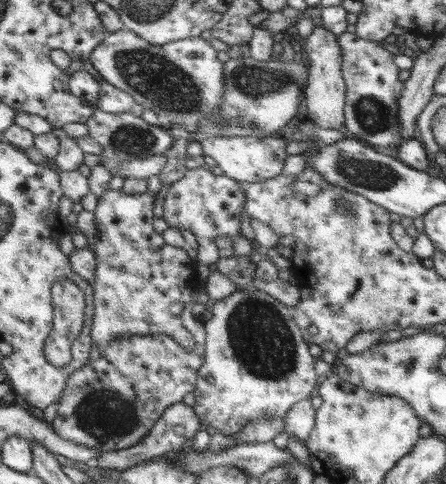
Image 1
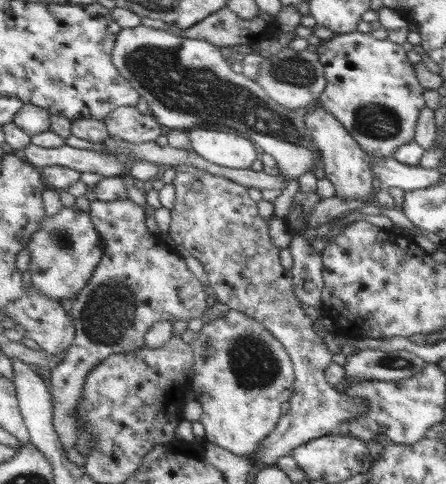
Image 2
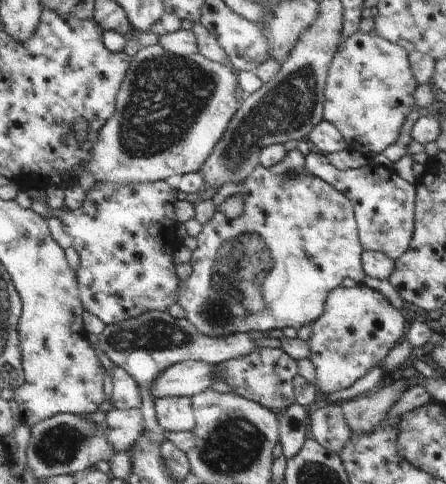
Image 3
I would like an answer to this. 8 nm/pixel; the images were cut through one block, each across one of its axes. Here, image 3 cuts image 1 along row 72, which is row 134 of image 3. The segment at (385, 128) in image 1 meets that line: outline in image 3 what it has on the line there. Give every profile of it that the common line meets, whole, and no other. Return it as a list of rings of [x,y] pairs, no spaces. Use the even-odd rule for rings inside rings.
[[[359,30],[355,36],[349,36],[341,42],[341,50],[337,52],[337,58],[333,60],[333,66],[329,70],[325,88],[325,120],[333,122],[345,134],[345,140],[349,142],[351,150],[363,150],[369,156],[377,156],[397,142],[403,122],[415,106],[413,92],[417,86],[419,82],[411,66],[411,52],[391,40],[385,40],[375,30],[369,34]]]

